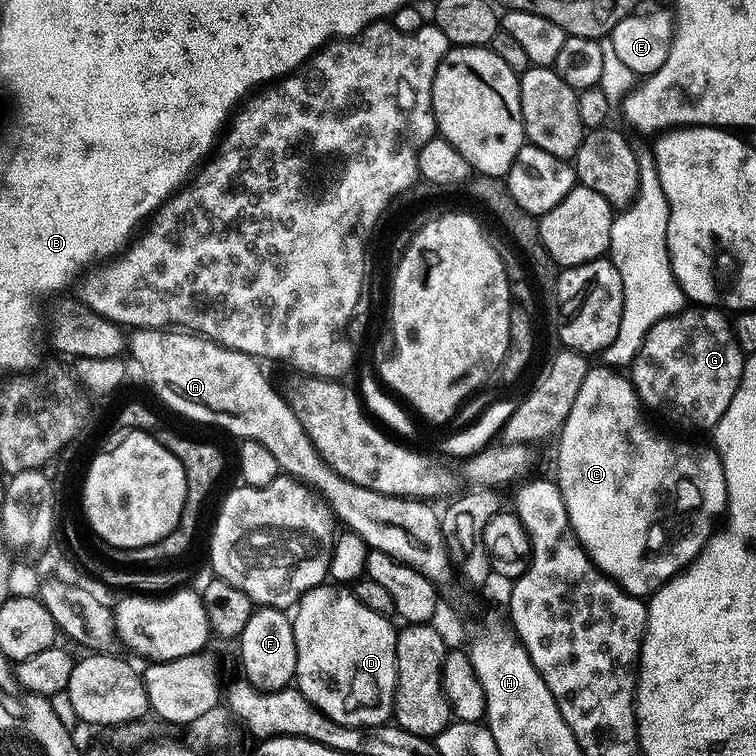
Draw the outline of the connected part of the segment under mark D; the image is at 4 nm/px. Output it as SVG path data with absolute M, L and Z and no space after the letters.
M323 582L301 597L291 622L296 647L294 684L316 709L347 728L377 728L393 719L397 629L389 617L362 606L347 587Z

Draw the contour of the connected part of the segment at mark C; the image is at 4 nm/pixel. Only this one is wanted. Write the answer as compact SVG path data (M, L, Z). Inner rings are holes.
M607 366L589 367L585 380L578 389L578 396L574 399L574 406L570 409L569 417L561 426L556 444L556 476L554 482L560 488L562 502L566 502L566 514L570 518L570 526L578 538L578 542L586 550L586 554L594 561L596 567L604 572L620 587L625 588L631 596L641 598L651 597L652 593L658 591L672 576L683 572L689 564L695 560L698 553L706 546L712 533L717 531L718 521L725 515L728 506L728 495L726 494L726 474L716 453L715 447L704 444L687 444L684 440L671 440L660 432L652 429L652 424L647 420L646 409L640 402L640 395L627 375L619 376L619 371Z

